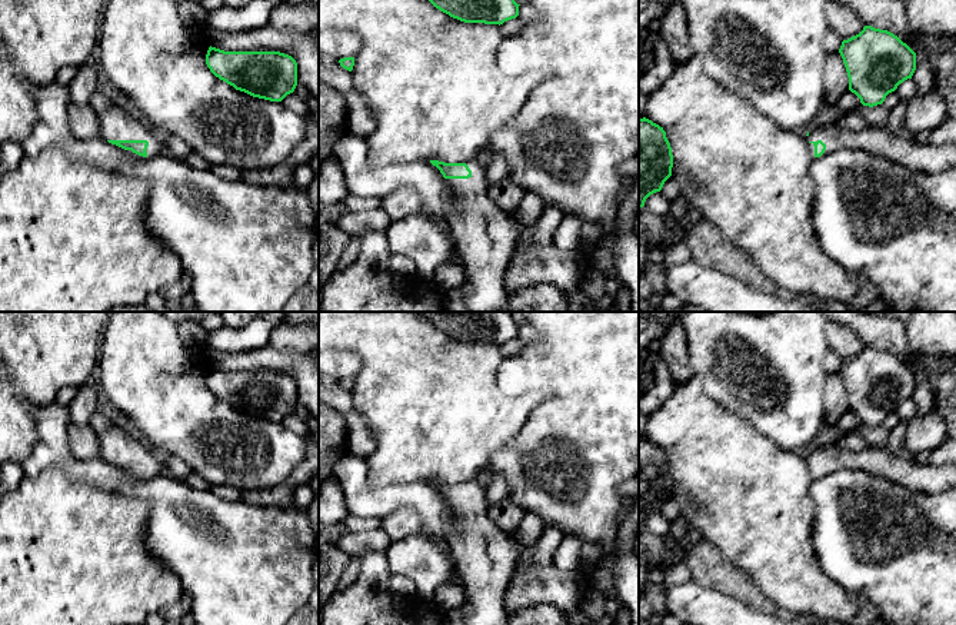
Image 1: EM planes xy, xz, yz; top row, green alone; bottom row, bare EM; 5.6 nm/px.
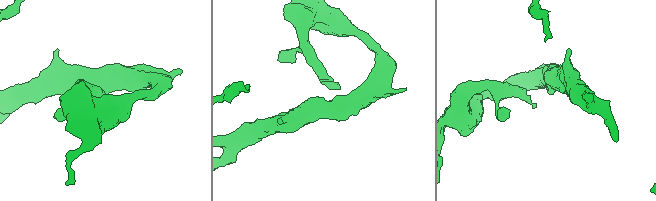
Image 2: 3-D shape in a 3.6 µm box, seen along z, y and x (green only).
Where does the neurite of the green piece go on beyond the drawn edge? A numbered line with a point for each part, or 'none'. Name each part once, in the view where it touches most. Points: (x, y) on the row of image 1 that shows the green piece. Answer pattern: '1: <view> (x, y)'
1: xy (113, 125)

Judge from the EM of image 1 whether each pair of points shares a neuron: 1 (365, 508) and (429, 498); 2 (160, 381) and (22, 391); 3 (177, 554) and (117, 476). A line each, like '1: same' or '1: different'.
1: same
2: different
3: same

